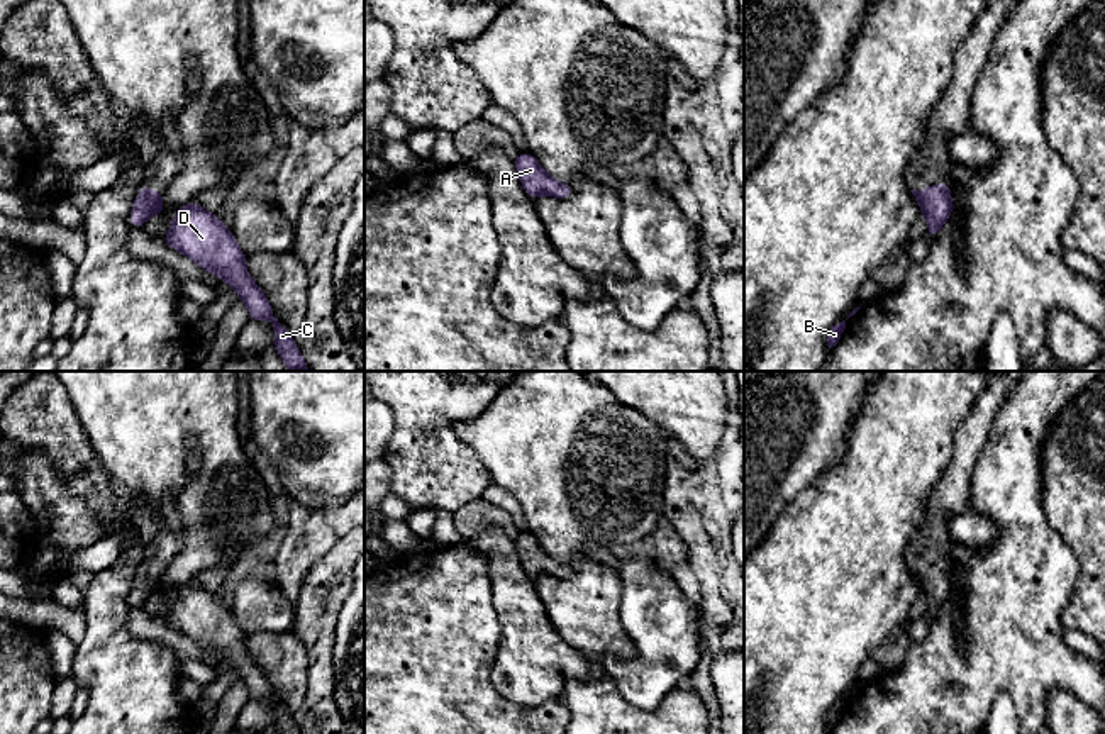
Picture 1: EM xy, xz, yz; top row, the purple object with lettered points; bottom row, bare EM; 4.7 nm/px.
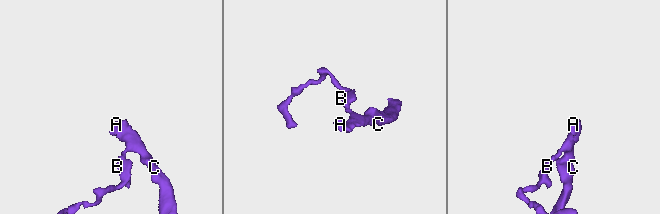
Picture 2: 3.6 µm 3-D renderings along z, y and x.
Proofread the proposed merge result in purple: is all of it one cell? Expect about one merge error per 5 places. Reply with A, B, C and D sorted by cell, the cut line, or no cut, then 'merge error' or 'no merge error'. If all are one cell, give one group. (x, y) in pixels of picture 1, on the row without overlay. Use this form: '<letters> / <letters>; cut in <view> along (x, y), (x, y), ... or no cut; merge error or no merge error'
A B C D; no cut; no merge error

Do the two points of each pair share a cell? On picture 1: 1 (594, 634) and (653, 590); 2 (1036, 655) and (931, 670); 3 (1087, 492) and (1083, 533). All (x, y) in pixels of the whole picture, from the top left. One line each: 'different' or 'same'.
1: different
2: same
3: same

